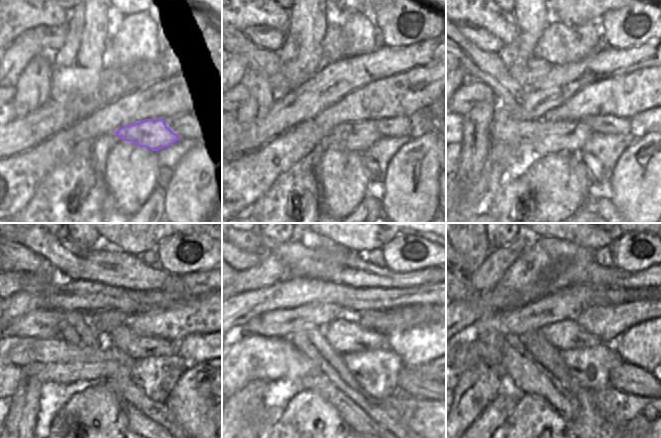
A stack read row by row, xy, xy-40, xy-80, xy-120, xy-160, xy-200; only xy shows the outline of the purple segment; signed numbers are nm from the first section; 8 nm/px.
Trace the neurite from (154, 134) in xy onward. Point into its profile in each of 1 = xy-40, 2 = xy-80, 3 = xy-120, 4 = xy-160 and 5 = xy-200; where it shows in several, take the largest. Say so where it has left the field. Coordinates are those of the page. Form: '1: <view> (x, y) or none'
1: xy-40 (358, 137)
2: xy-80 (544, 137)
3: xy-120 (54, 359)
4: xy-160 (270, 359)
5: xy-200 (470, 352)

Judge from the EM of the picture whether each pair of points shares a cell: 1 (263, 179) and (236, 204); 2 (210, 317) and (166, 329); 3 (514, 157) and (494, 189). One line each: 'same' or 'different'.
1: same
2: same
3: same

